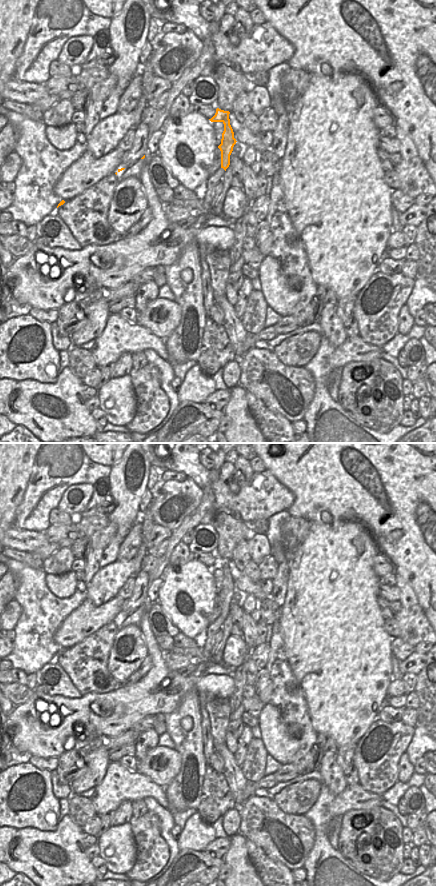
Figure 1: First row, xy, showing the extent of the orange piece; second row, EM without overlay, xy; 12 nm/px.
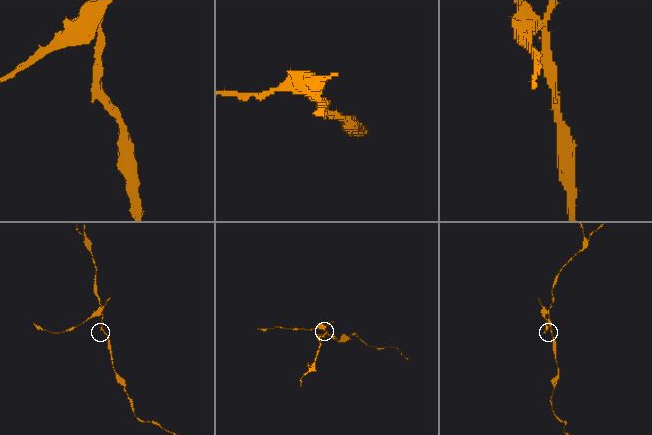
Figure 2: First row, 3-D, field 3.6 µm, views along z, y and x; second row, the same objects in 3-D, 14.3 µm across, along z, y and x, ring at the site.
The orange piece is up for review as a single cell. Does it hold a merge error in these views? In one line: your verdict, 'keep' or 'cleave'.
cleave

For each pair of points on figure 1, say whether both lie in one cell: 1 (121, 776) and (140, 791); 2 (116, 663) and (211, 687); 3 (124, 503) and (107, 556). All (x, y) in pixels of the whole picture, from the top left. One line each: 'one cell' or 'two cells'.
1: one cell
2: two cells
3: one cell

